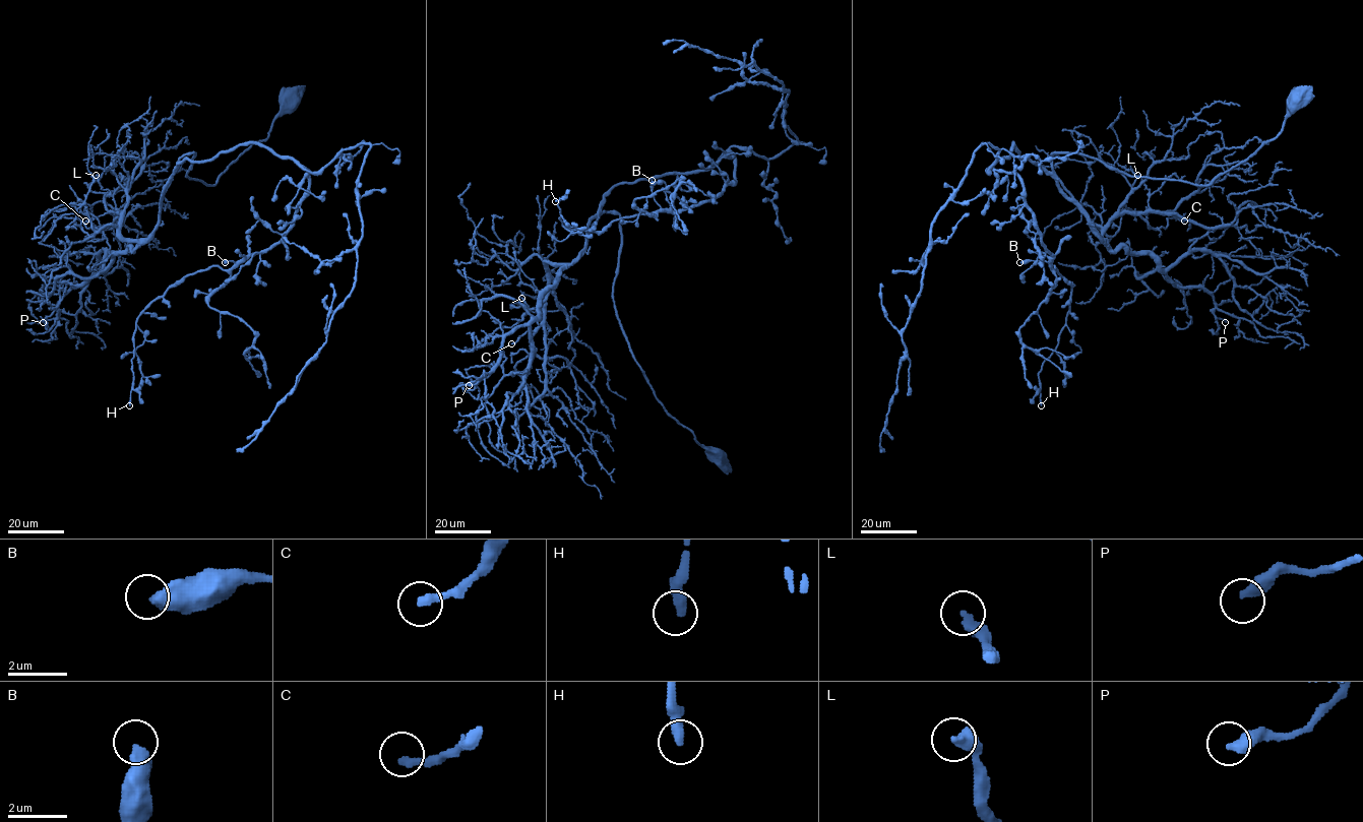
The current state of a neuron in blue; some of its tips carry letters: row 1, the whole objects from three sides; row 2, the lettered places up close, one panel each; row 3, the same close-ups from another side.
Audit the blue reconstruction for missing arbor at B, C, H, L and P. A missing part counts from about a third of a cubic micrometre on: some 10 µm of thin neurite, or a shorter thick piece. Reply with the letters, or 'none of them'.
C, H

